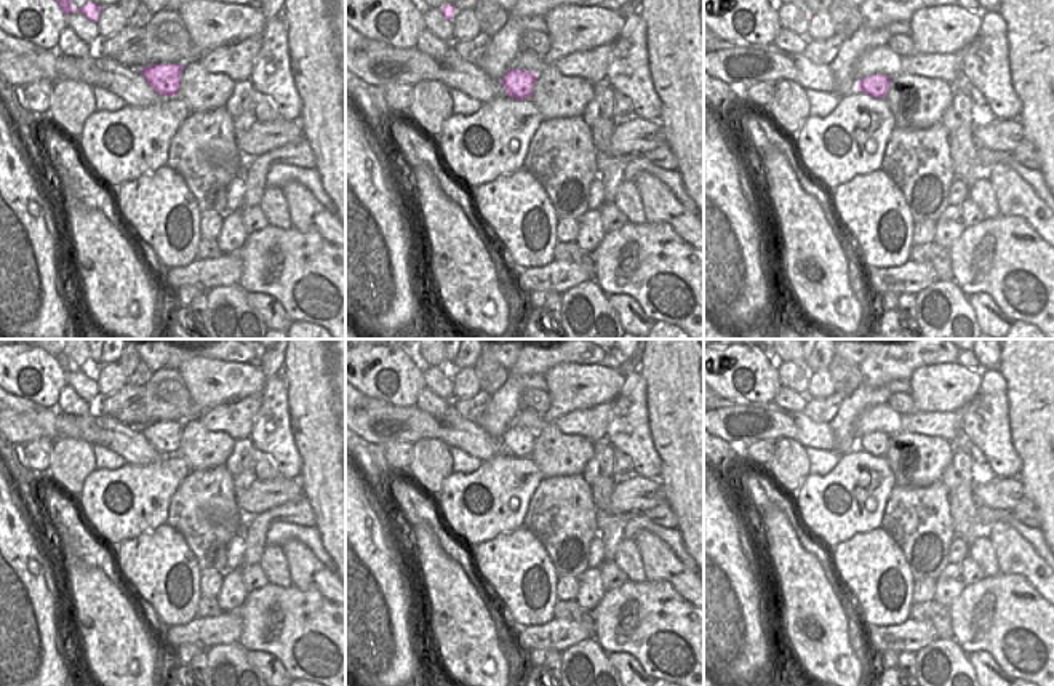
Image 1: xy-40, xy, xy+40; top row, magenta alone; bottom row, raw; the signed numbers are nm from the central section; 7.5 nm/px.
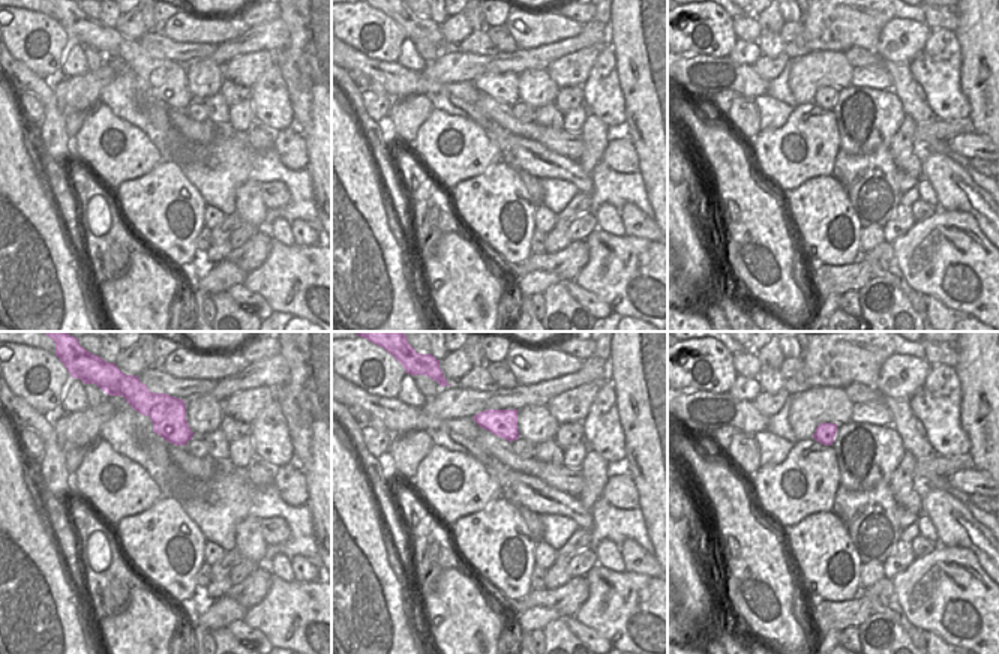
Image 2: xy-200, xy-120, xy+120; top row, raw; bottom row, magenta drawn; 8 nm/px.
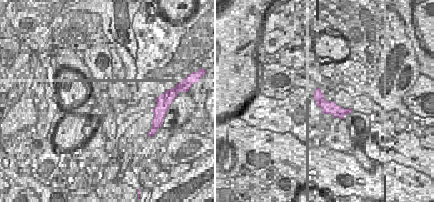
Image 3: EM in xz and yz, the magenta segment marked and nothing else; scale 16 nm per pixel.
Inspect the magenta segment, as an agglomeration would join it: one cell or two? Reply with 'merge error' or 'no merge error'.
no merge error

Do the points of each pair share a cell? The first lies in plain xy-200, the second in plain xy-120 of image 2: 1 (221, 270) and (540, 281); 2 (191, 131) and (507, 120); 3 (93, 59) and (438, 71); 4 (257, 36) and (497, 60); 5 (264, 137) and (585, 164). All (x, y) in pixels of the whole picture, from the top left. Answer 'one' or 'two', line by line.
1: one
2: one
3: two
4: one
5: one

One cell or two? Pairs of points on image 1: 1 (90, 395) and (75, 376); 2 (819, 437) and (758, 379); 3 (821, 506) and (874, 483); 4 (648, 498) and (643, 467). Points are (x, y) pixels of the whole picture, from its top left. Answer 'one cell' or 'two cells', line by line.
1: one cell
2: two cells
3: one cell
4: two cells

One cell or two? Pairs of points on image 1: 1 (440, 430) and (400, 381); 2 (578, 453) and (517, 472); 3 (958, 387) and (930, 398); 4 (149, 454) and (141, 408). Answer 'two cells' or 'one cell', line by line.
1: two cells
2: two cells
3: one cell
4: two cells

